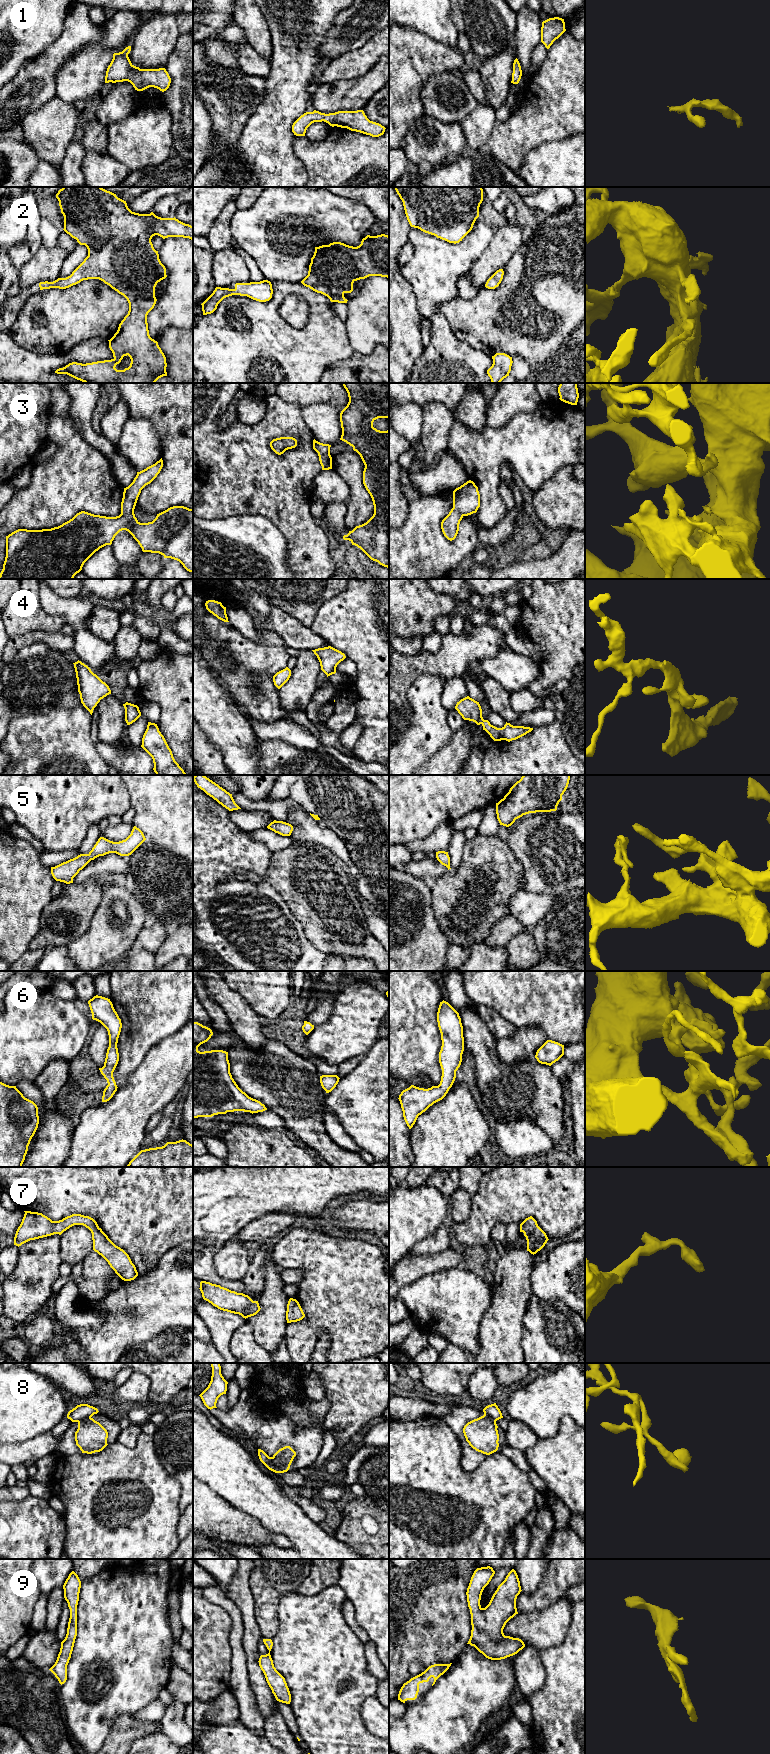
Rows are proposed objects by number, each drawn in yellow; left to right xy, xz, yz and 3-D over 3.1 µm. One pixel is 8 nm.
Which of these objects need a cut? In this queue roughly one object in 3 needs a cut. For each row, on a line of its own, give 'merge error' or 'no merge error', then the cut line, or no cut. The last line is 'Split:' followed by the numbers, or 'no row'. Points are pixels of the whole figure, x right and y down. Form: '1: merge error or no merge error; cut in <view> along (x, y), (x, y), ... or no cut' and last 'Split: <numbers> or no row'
1: no merge error; no cut
2: no merge error; no cut
3: no merge error; no cut
4: no merge error; no cut
5: no merge error; no cut
6: no merge error; no cut
7: no merge error; no cut
8: merge error; cut in xz along (271, 1457), (277, 1464), (288, 1469)
9: no merge error; no cut
Split: 8

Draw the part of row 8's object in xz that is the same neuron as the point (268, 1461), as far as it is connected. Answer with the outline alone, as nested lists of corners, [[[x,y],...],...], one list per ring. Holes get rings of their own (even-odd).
[[[258,1449],[258,1456],[260,1461],[271,1471],[275,1473],[284,1473],[287,1472],[288,1469],[285,1469],[279,1465],[277,1465],[272,1457],[269,1457],[263,1450]]]

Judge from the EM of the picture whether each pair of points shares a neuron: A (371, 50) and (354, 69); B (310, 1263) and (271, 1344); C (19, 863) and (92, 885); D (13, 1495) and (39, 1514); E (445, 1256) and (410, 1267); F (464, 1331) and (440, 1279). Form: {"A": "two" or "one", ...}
{"A": "one", "B": "two", "C": "two", "D": "two", "E": "one", "F": "one"}

